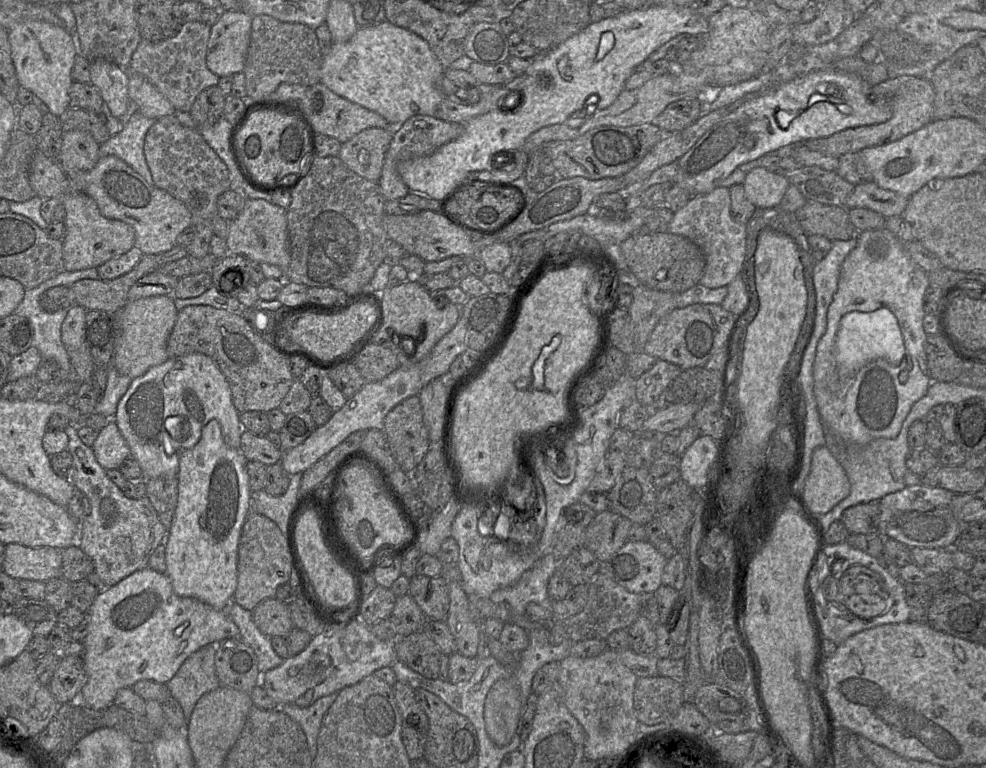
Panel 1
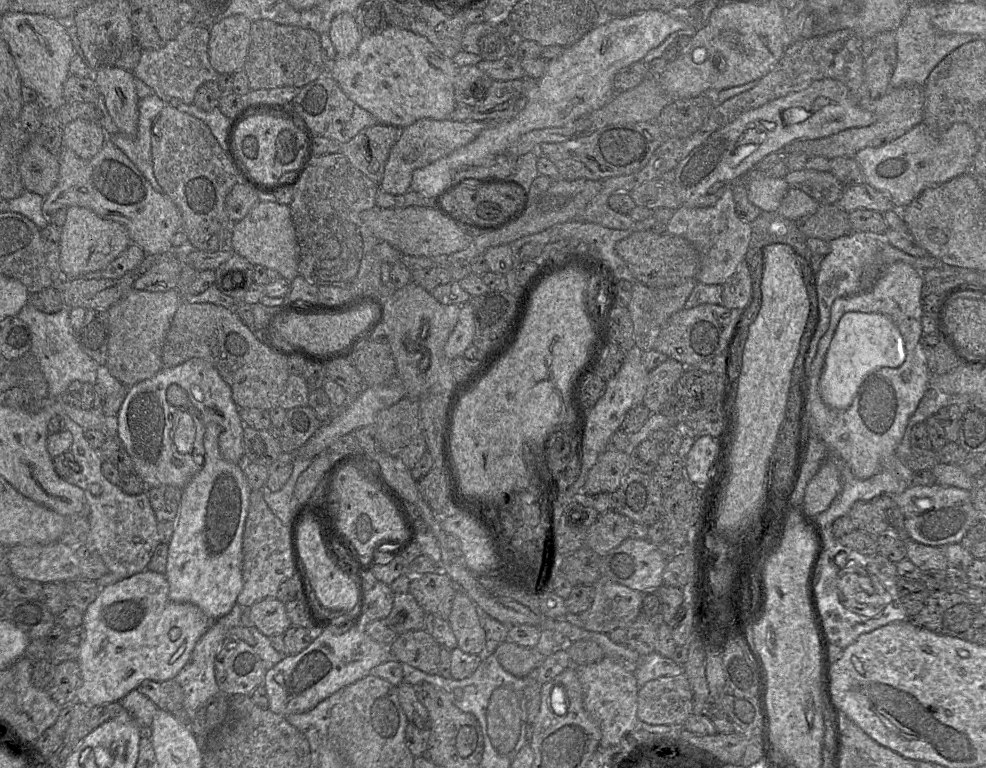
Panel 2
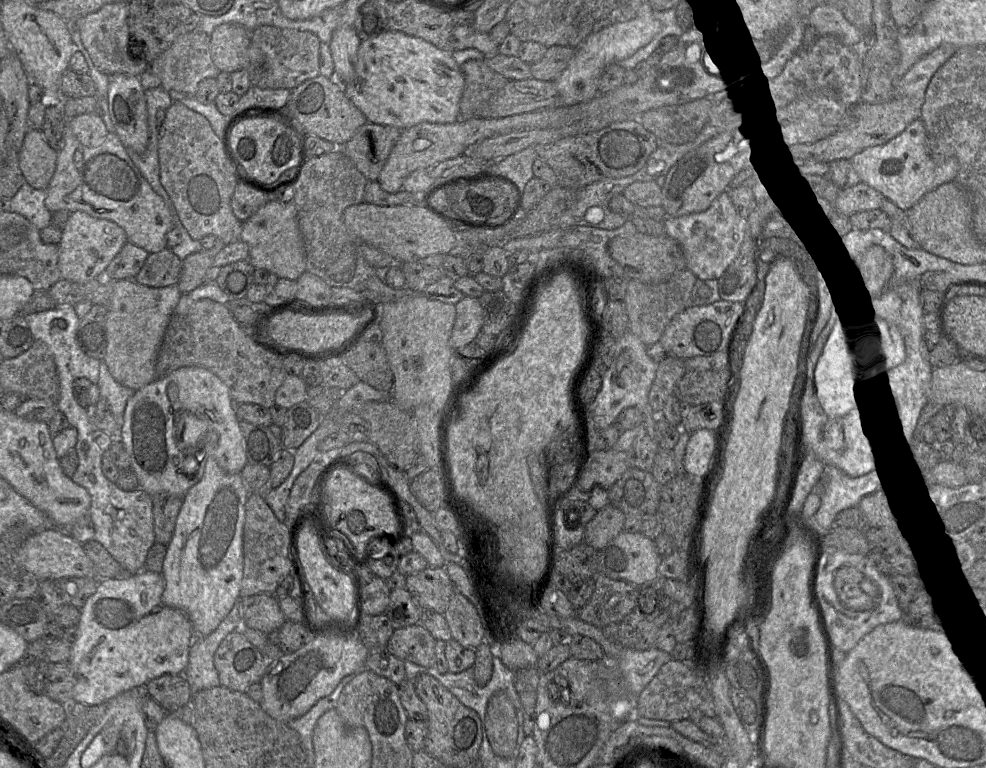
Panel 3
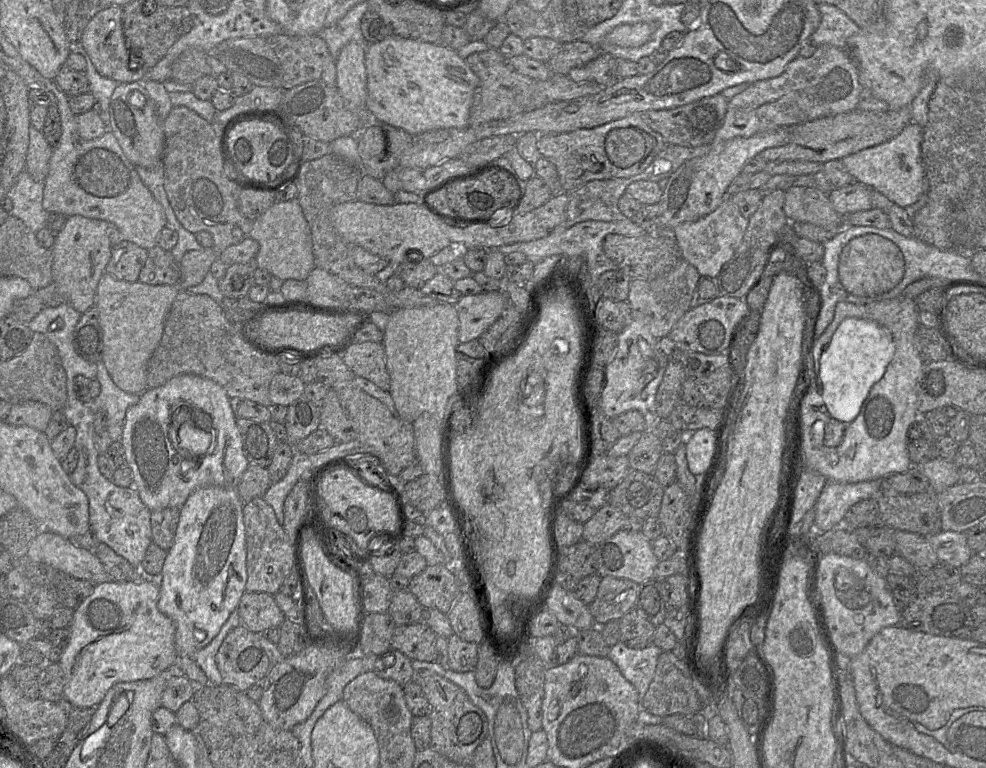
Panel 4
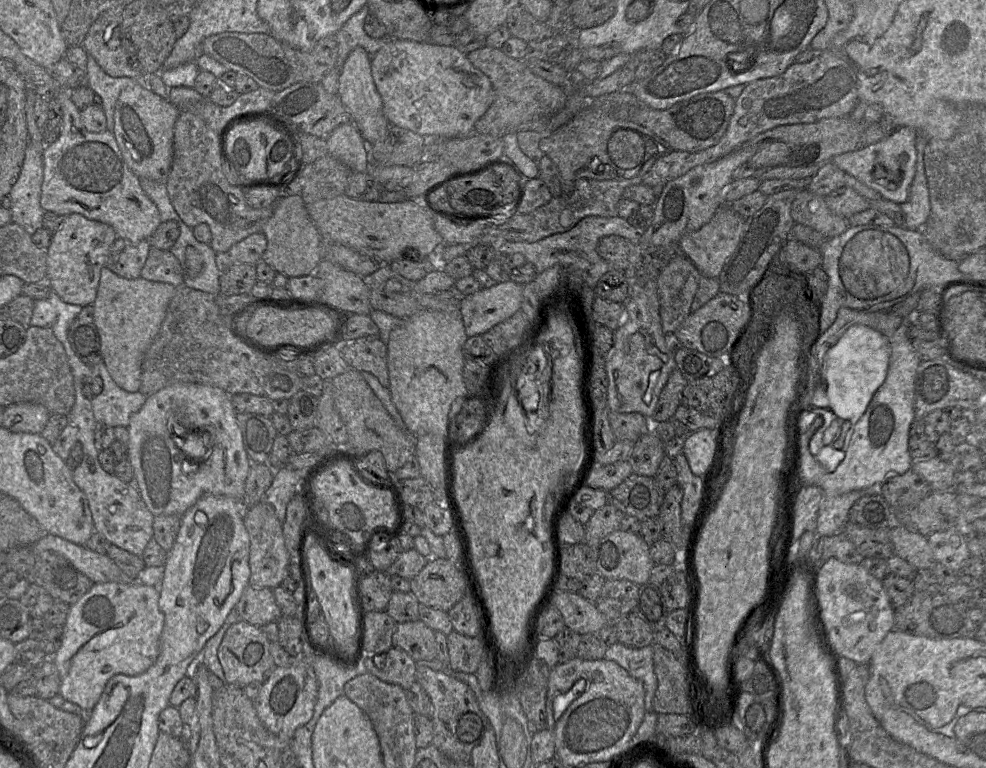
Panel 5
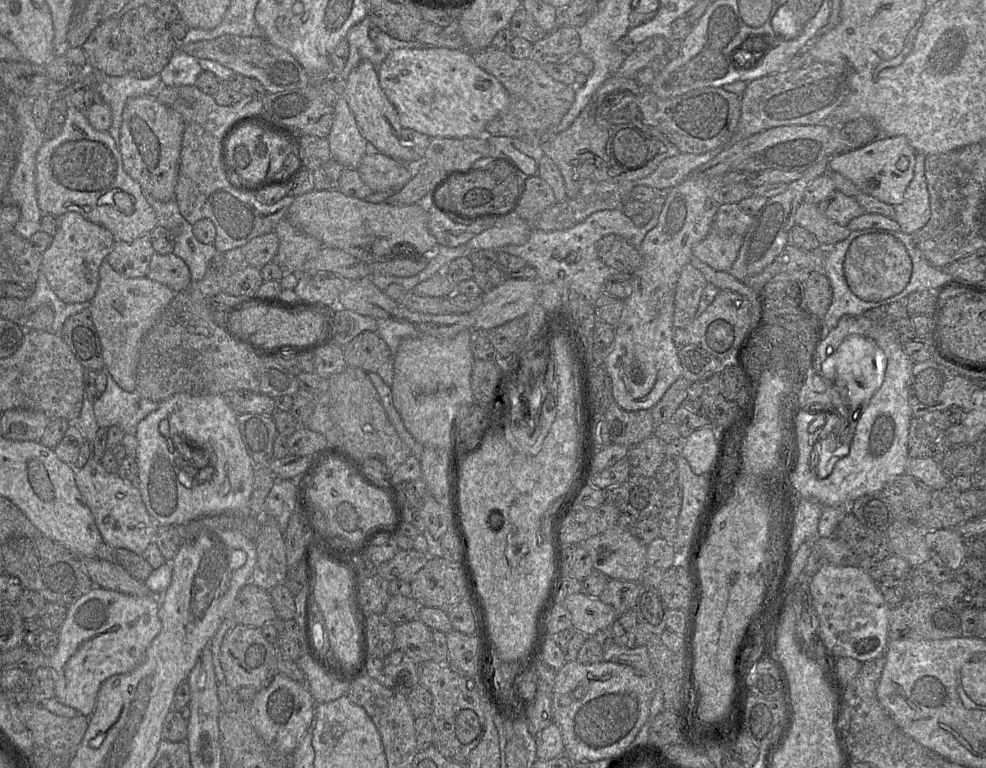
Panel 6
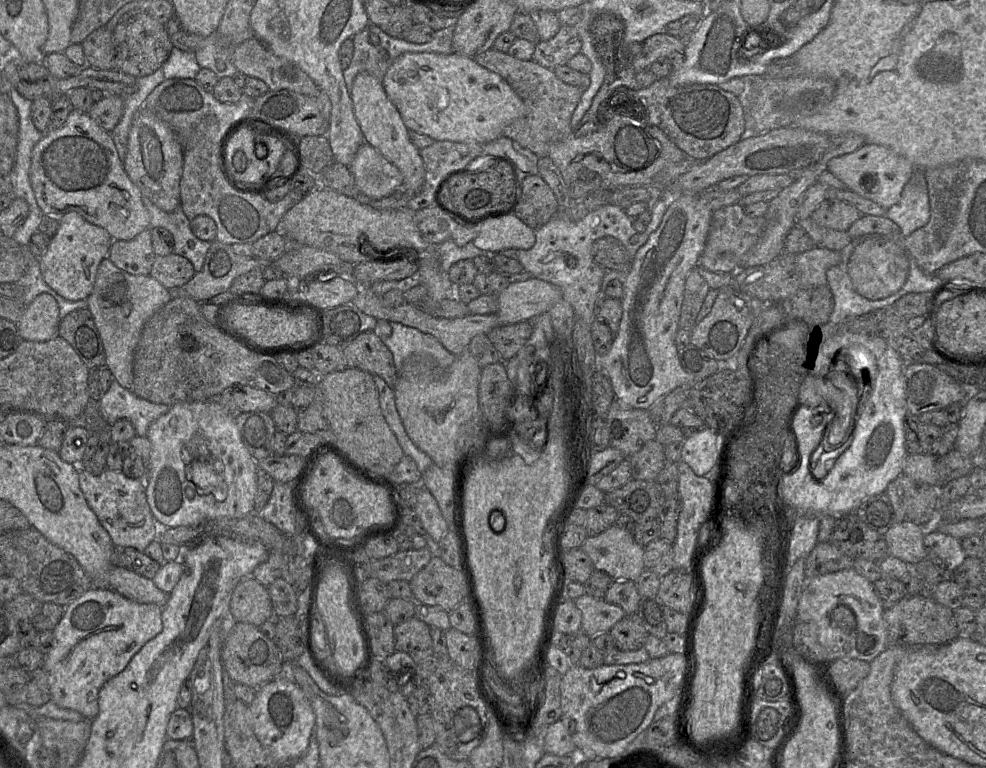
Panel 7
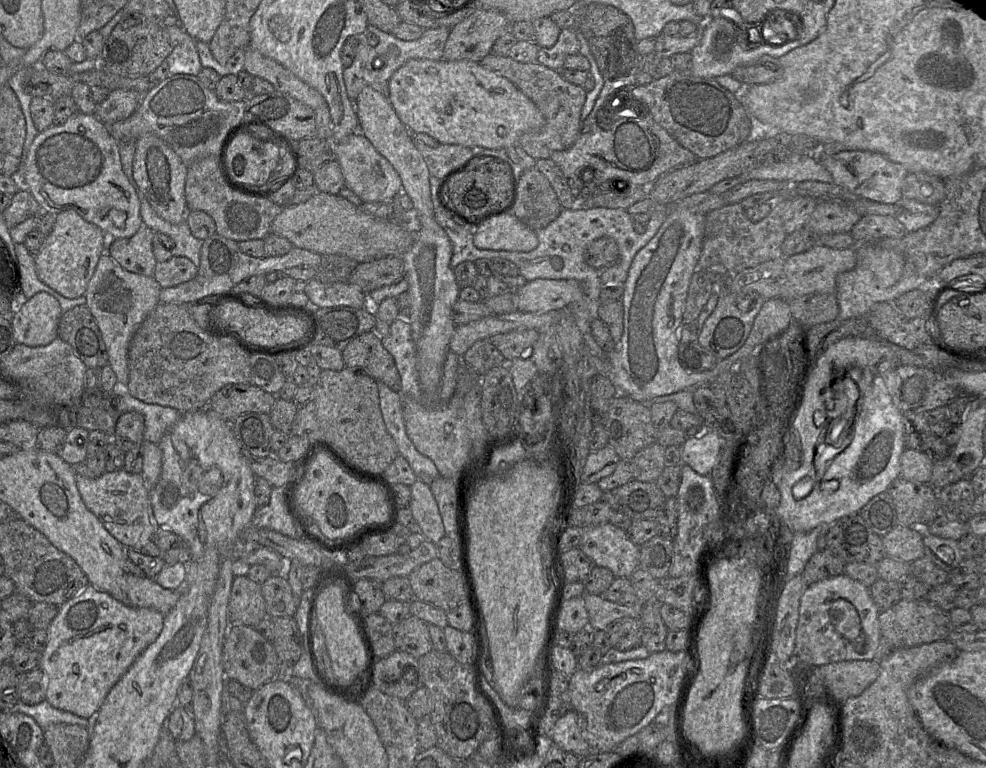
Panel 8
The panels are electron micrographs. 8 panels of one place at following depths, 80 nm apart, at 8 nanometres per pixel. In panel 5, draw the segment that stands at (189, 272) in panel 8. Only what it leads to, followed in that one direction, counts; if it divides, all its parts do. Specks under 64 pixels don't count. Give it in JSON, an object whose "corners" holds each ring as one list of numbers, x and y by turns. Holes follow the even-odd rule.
{"corners":[[154,246,150,247,140,277,175,287,184,285,184,270,178,259,169,250,160,250]]}

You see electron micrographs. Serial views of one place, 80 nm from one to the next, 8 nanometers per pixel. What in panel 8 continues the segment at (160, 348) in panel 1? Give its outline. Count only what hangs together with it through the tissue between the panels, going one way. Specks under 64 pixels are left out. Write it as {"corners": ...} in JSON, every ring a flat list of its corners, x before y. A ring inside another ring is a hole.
{"corners":[[107,252,98,261,85,293,86,305,94,316,108,353,108,364,118,383,128,383,130,341,148,314,160,303,161,286,153,276,143,276,124,269]]}

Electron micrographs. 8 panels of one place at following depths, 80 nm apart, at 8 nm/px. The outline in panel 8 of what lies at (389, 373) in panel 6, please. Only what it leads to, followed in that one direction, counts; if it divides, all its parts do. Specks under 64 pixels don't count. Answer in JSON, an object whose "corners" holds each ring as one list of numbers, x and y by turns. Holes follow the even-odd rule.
{"corners":[[375,330,353,339,342,350,342,356,347,368,361,370,374,380,400,392,401,379,394,358,384,348]]}

